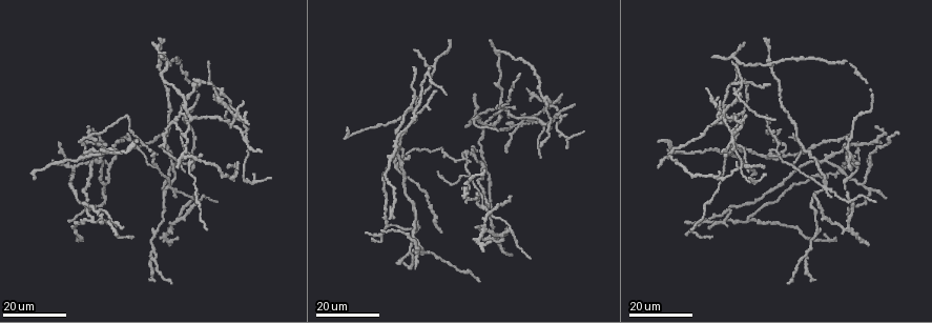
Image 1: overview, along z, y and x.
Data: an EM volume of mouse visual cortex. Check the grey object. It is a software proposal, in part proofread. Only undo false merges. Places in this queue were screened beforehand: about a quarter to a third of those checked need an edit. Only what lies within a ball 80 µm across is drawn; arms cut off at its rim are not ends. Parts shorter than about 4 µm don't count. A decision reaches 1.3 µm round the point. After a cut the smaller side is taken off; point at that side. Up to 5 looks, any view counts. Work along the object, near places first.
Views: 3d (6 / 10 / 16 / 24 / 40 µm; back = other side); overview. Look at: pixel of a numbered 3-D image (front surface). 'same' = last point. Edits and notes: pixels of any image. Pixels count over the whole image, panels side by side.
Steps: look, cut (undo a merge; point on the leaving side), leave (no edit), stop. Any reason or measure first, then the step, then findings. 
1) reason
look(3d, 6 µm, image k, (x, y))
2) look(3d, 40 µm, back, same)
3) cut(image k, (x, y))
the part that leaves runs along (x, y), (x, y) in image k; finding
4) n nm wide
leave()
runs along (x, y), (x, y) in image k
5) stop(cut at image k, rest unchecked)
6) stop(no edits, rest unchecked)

small branch off a trunk
look(3d, 24 µm, image 1, (404, 131))

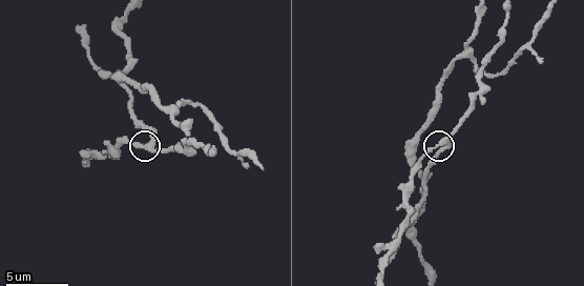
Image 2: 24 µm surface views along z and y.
look(3d, 10 µm, image 2, (147, 147))

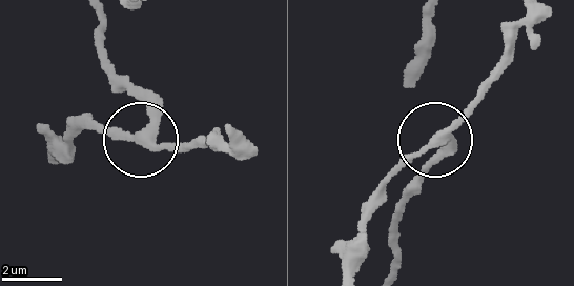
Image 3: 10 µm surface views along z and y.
250 nm wide
leave()
one neuron here

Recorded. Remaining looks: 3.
arms part here
look(3d, 24 µm, image 1, (189, 110))

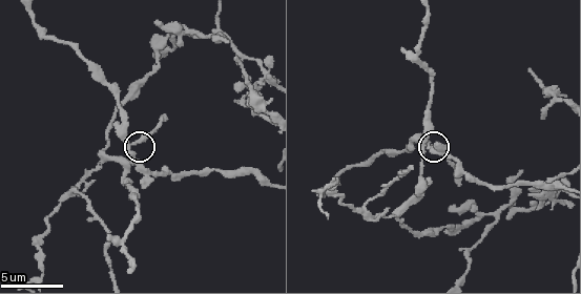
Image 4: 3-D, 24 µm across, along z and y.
look(3d, 6 µm, image 4, (131, 145))

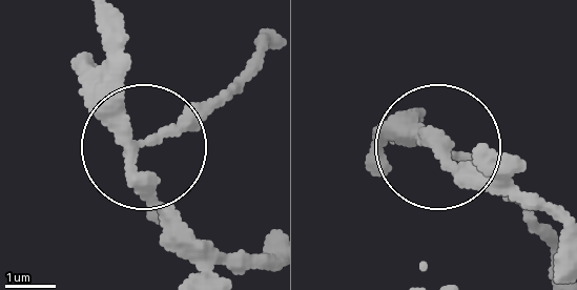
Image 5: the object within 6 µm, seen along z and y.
side arm 5 µm; 3 arms
leave()
continuous, no second neuron

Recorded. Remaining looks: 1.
stop(no edits, rest unchecked)

